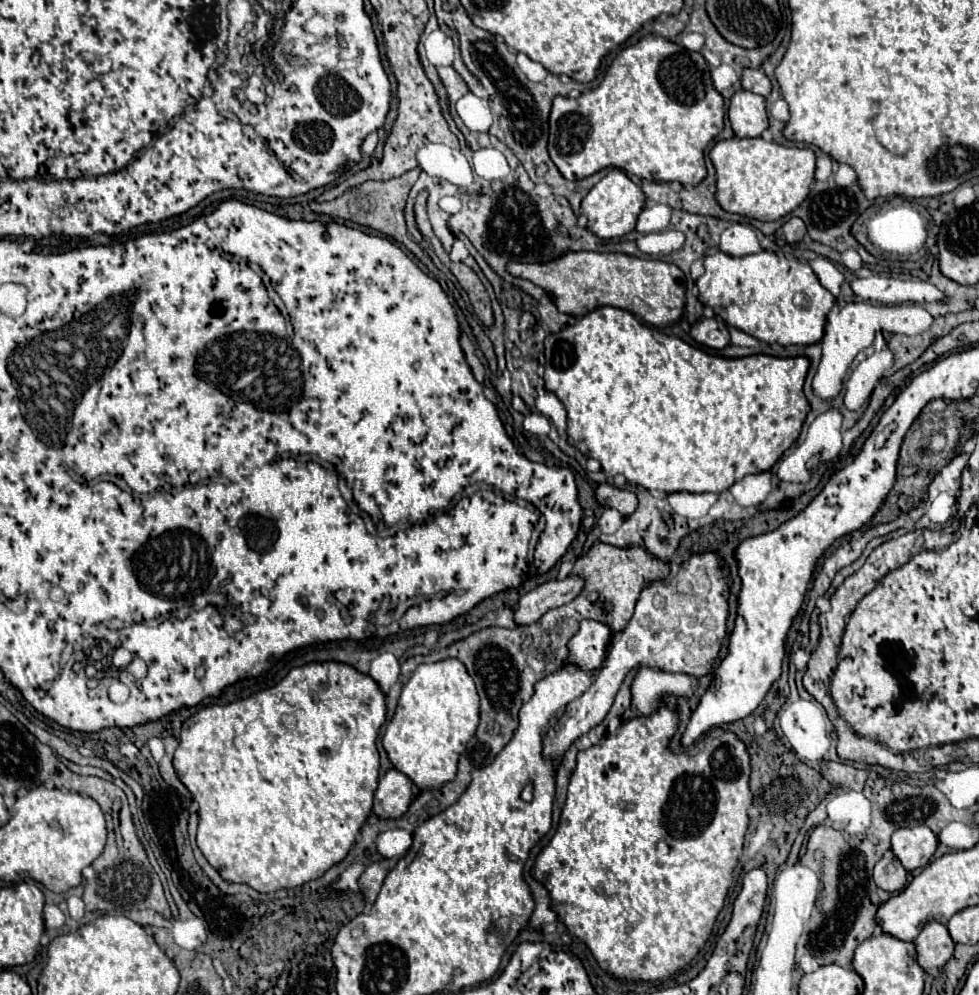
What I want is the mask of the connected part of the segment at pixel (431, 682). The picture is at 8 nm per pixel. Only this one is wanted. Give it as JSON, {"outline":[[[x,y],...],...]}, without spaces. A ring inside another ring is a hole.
{"outline":[[[458,659],[424,663],[416,667],[410,681],[404,685],[402,695],[398,699],[396,713],[382,737],[382,747],[386,749],[394,769],[402,771],[420,791],[426,791],[426,789],[442,787],[456,777],[458,759],[466,749],[466,743],[474,735],[476,727],[478,727],[478,693],[464,665]]]}

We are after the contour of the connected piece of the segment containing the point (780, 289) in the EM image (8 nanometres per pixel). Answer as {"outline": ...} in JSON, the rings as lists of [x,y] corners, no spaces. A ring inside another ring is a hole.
{"outline":[[[720,249],[710,253],[704,257],[704,275],[696,279],[696,287],[700,303],[712,307],[726,325],[742,329],[760,341],[780,345],[810,345],[820,341],[826,315],[836,303],[836,297],[818,283],[808,263],[794,257],[778,257],[768,251],[744,257],[732,257]]]}

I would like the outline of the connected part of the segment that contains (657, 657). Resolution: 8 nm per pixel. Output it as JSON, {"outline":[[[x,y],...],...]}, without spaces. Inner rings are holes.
{"outline":[[[714,553],[694,555],[682,563],[674,579],[652,583],[642,591],[628,627],[612,641],[606,665],[596,673],[592,685],[578,699],[568,703],[560,721],[546,733],[542,741],[542,755],[546,759],[558,763],[578,737],[602,723],[614,703],[618,687],[632,667],[648,665],[652,669],[688,673],[696,677],[706,675],[712,669],[726,635],[726,593],[730,585],[718,565],[720,559]],[[706,567],[710,567],[710,573]]]}

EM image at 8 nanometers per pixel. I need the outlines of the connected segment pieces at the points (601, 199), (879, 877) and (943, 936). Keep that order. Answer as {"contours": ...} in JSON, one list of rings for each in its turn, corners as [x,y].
{"contours":[[[[612,169],[604,179],[600,179],[590,193],[582,199],[582,213],[588,217],[588,229],[602,239],[622,237],[634,231],[636,219],[644,209],[644,191],[620,169]]],[[[886,851],[886,855],[874,867],[874,883],[890,893],[900,891],[906,885],[906,877],[908,877],[906,869],[898,859],[894,859],[890,851]]],[[[928,923],[912,943],[916,947],[918,965],[924,971],[942,969],[954,951],[954,941],[950,939],[946,925],[940,923]]]]}

